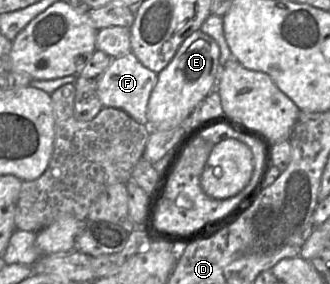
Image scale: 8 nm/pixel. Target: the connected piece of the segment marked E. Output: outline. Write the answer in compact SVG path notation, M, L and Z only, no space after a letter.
M201 30L194 31L179 46L170 63L158 73L148 106L147 120L151 130L168 130L179 126L212 92L221 73L220 48Z

